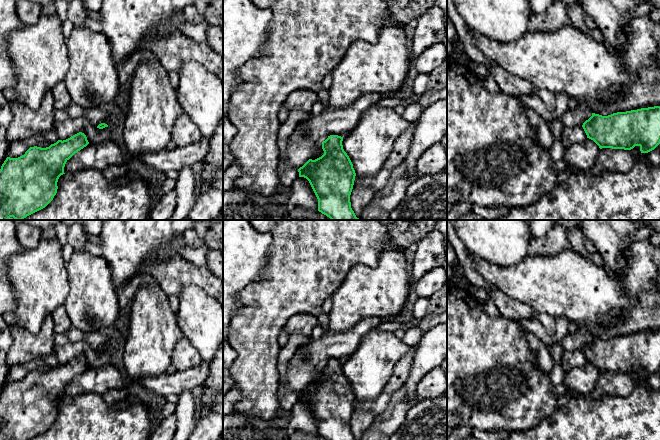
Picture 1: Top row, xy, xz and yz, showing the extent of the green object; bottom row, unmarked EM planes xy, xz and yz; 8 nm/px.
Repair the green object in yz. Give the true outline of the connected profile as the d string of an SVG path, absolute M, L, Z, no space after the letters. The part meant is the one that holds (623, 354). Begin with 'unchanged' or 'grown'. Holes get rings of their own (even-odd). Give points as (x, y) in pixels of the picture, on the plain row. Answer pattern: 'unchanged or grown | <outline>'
unchanged | M660 330L608 340L592 337L582 351L600 373L631 374L639 370L641 377L648 377L660 368Z

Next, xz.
unchanged | M328 360L322 366L324 378L315 384L309 383L298 393L299 401L309 405L318 423L318 435L326 440L356 440L350 426L356 397L349 380L343 373L342 365L341 360Z

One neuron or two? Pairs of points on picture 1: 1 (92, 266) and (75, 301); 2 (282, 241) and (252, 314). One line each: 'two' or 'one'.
1: one
2: one

